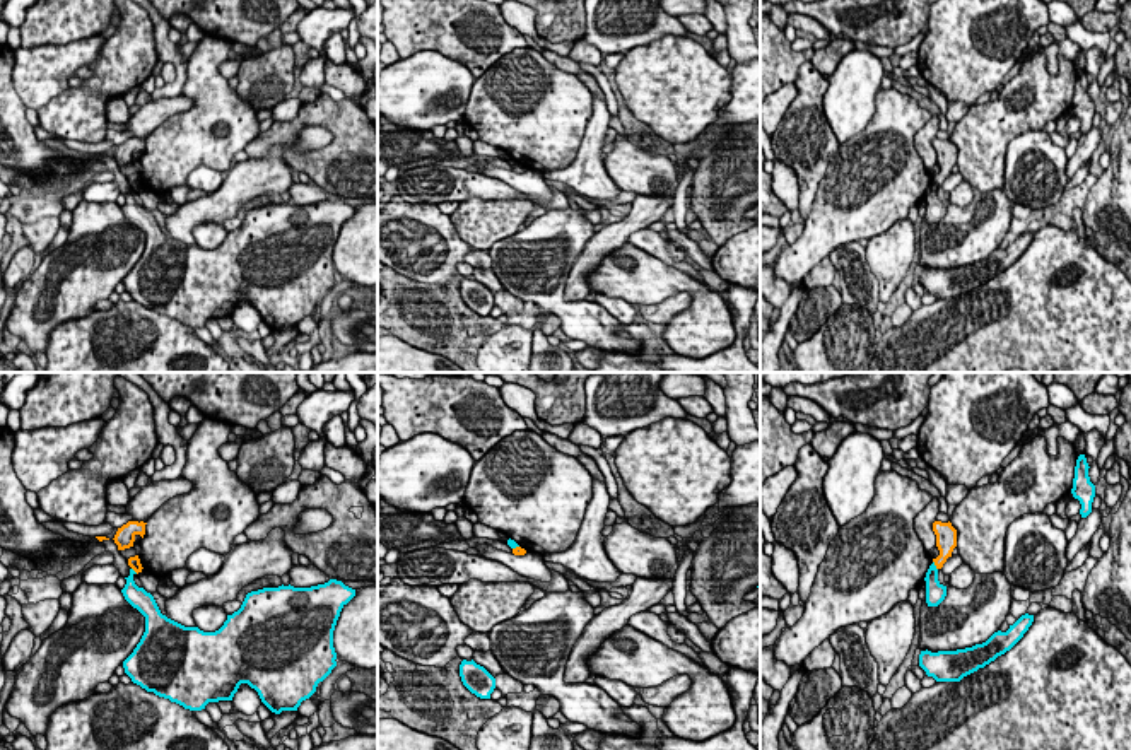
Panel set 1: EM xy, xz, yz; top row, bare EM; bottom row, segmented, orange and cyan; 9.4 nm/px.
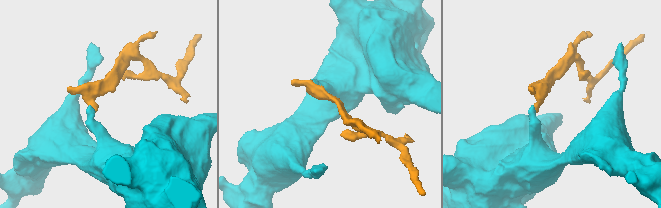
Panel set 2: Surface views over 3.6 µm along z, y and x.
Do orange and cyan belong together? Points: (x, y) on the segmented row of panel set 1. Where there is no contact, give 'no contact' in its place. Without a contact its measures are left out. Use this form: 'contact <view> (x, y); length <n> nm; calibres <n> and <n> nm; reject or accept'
contact yz (935, 564); length 100 nm; calibres 190 and 160 nm; reject

